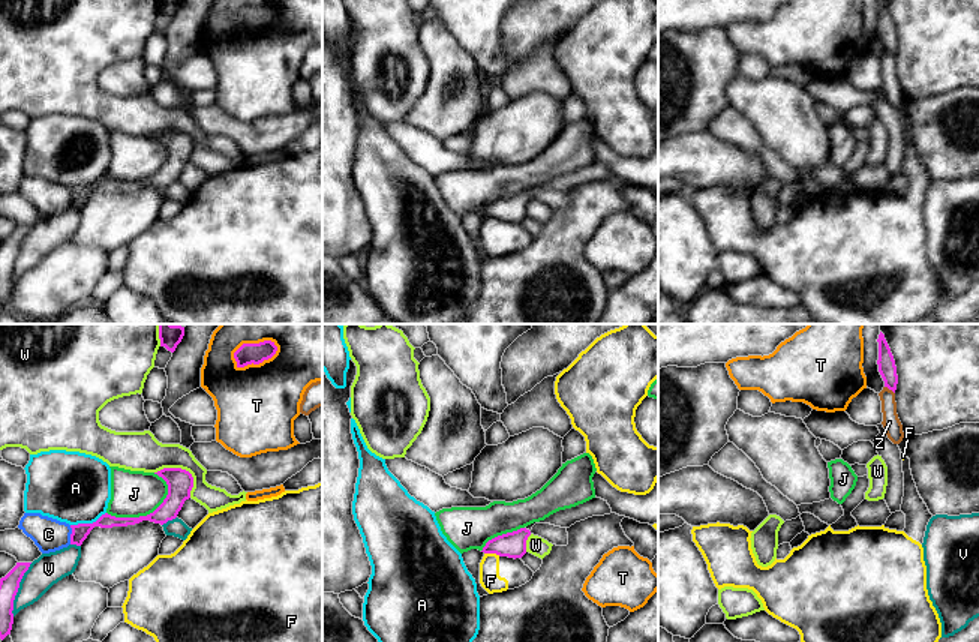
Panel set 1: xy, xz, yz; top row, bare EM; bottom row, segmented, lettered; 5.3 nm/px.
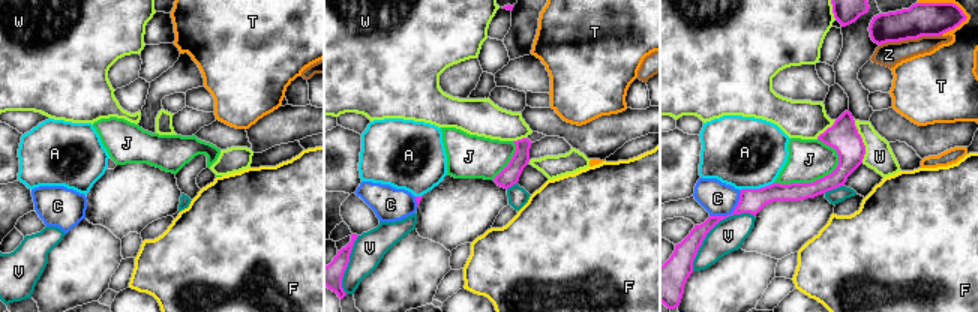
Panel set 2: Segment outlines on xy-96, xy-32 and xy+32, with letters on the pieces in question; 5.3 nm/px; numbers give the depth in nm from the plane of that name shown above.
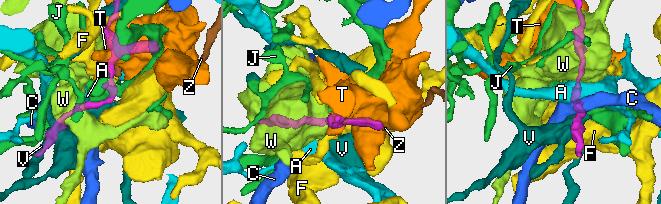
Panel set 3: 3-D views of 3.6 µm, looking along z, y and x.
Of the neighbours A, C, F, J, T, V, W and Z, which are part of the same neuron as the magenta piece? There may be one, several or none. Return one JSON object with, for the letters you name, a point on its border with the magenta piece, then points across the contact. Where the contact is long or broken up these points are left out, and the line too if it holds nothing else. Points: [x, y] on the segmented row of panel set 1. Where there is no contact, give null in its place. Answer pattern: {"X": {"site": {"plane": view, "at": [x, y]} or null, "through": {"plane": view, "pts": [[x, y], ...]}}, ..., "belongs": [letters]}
{"belongs": []}

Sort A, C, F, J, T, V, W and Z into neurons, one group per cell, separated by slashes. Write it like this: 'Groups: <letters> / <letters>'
Groups: A / C / F / J / T / V / W / Z

